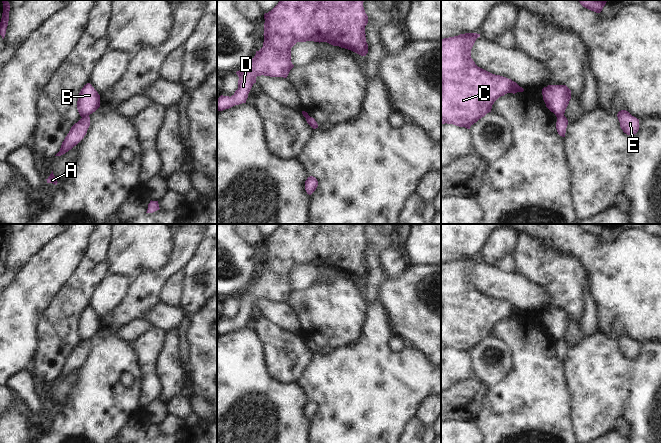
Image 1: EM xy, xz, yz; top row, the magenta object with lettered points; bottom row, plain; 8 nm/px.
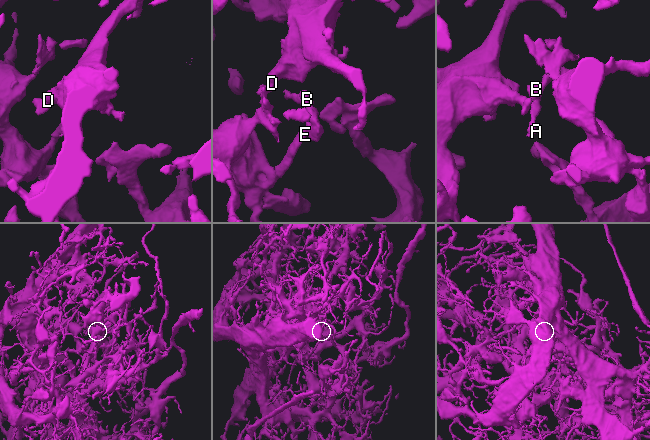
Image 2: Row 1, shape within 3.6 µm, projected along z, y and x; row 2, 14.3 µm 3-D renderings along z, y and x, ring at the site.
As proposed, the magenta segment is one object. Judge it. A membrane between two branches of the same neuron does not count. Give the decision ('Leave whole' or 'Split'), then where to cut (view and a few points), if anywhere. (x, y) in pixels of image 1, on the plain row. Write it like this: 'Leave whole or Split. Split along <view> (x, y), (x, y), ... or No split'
Split. Split along xy (88, 339), (82, 341)

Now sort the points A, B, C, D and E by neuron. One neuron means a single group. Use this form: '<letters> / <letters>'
A / B C D E

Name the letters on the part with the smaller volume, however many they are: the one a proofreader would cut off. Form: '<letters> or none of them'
A

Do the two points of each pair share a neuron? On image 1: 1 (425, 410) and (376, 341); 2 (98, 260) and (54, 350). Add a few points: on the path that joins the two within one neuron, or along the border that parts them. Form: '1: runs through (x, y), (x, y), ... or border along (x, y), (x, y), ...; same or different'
1: border along (430, 395), (420, 403), (415, 414); different
2: runs through (81, 282), (63, 310), (57, 328); same

